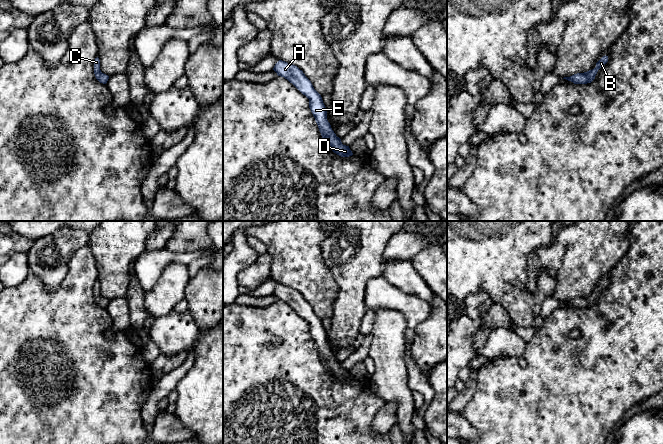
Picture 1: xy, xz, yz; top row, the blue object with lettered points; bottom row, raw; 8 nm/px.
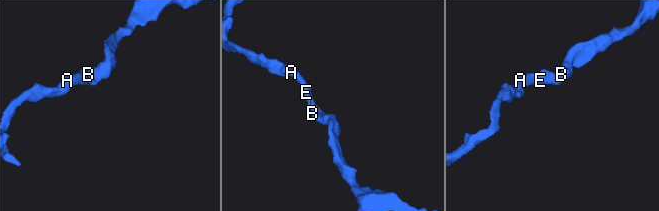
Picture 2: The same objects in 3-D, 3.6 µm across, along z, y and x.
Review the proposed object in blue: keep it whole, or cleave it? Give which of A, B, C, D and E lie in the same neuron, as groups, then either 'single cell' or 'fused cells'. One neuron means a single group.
A B C D E | single cell

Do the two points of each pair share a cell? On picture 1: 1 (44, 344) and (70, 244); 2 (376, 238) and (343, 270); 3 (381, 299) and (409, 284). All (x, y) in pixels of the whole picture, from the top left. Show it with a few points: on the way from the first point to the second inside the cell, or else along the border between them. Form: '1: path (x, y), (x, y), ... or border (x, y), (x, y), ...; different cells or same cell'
1: border (68, 263), (67, 275), (60, 285), (46, 291); different cells
2: path (368, 245), (351, 262); same cell
3: border (381, 275), (401, 290), (422, 298); different cells

